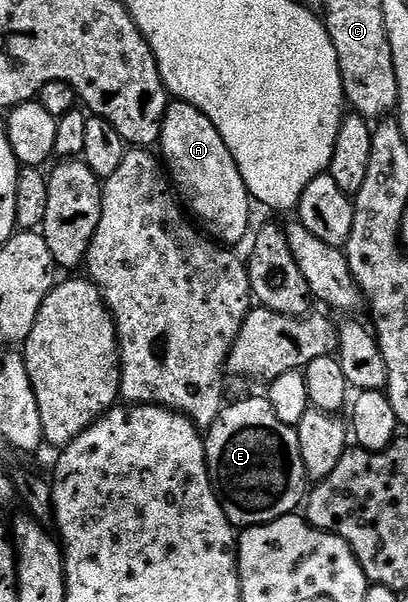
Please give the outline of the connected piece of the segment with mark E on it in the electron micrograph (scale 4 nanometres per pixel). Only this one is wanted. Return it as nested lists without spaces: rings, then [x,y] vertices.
[[[254,396],[251,400],[227,403],[216,422],[205,433],[204,439],[210,481],[231,524],[239,529],[251,528],[299,511],[308,492],[308,477],[304,470],[304,458],[300,458],[298,429],[276,418],[276,410],[272,410],[269,399],[262,397],[261,400],[260,397]]]

